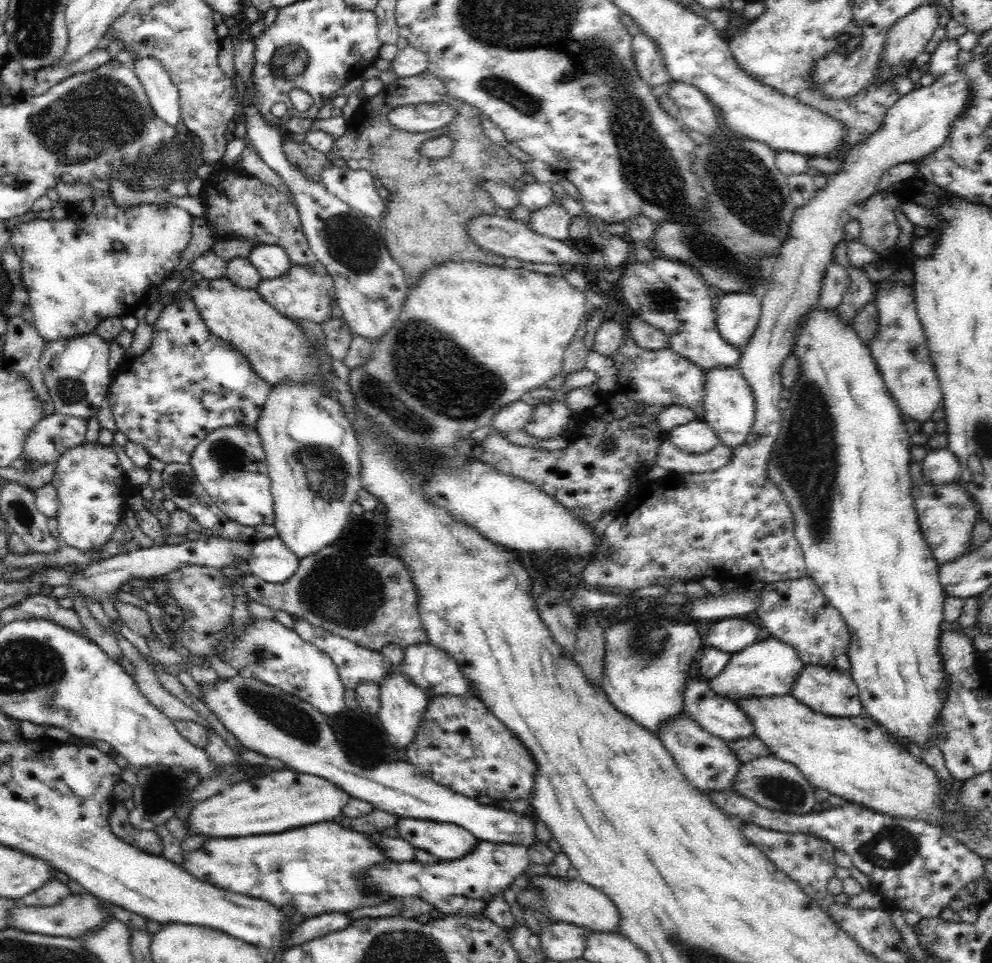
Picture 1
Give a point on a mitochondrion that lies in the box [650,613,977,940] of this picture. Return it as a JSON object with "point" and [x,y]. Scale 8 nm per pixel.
{"point":[894,847]}

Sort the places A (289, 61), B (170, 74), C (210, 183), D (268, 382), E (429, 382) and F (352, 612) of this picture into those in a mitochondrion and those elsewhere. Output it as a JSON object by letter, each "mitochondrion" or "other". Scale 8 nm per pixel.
{"A":"mitochondrion","B":"other","C":"other","D":"other","E":"mitochondrion","F":"mitochondrion"}

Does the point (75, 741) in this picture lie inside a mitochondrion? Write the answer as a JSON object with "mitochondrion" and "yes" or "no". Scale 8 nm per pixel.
{"mitochondrion":"no"}

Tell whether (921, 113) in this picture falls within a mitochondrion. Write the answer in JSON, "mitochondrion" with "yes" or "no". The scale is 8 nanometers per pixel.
{"mitochondrion":"no"}

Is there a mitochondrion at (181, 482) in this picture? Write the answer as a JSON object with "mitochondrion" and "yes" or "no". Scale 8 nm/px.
{"mitochondrion":"yes"}

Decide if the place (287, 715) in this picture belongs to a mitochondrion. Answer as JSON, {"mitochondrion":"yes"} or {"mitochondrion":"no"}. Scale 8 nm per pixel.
{"mitochondrion":"yes"}

